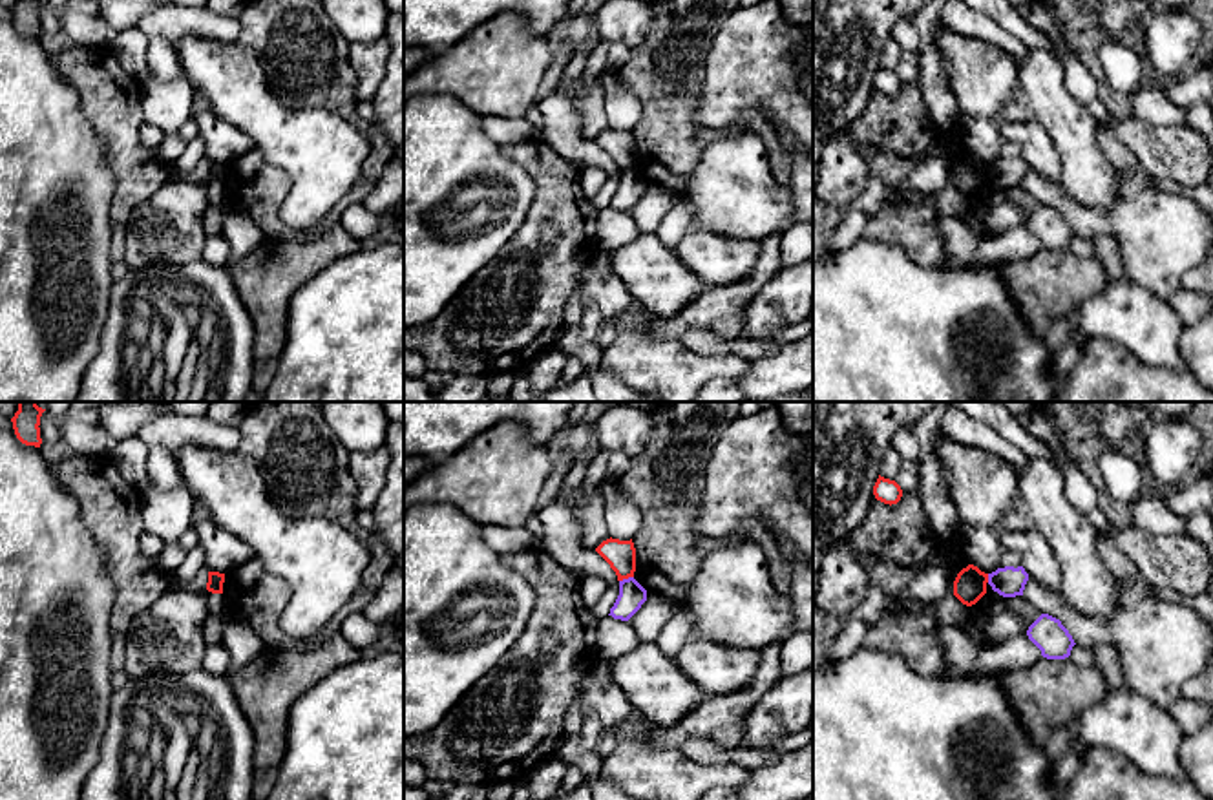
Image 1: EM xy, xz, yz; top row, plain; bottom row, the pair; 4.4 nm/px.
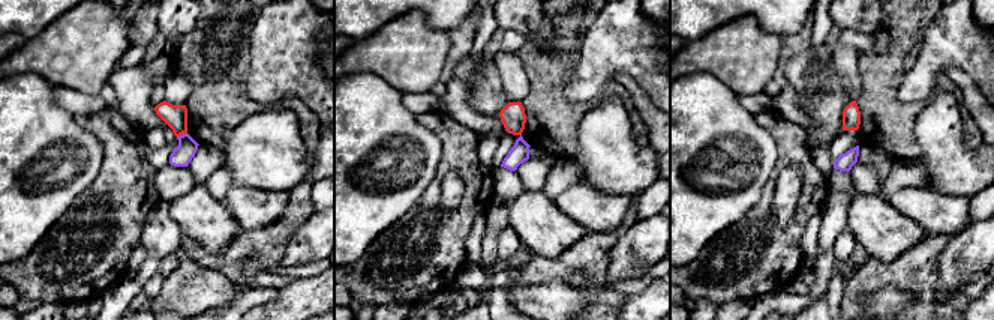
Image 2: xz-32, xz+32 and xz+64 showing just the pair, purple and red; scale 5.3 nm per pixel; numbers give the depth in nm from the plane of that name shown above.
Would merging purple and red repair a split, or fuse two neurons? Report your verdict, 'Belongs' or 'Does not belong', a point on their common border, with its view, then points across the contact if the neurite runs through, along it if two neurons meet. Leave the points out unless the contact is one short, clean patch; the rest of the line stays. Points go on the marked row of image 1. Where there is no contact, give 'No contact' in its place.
Does not belong. Touches purple at xz (625, 579). Boundary: xz (632, 576), (620, 581)

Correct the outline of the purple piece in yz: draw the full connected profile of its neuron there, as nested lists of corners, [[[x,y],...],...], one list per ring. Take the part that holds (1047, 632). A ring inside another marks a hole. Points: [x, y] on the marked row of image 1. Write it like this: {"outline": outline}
{"outline": [[[1041,614],[1027,630],[1028,639],[1047,659],[1065,659],[1076,645],[1060,619]]]}

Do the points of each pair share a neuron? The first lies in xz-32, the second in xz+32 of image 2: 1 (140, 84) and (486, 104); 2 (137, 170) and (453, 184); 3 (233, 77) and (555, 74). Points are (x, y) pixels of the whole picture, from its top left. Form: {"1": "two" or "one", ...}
{"1": "two", "2": "two", "3": "one"}

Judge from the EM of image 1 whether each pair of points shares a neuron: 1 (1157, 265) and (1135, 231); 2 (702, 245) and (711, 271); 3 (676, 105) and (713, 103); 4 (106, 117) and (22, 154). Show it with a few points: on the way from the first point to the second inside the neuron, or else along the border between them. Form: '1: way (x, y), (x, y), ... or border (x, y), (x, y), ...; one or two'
1: way (1157, 256), (1144, 240); one
2: way (704, 251), (711, 258), (711, 265); one
3: border (707, 61), (695, 121), (727, 132); two
4: border (70, 86), (103, 143), (106, 165); two

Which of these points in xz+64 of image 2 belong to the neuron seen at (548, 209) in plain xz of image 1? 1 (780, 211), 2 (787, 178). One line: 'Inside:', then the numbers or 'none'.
Inside: none

